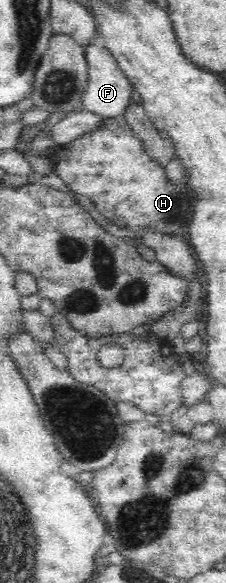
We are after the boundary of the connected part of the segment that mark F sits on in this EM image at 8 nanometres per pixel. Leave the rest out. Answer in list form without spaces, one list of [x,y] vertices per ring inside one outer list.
[[[90,42],[85,46],[88,64],[88,83],[82,94],[82,109],[98,114],[103,118],[113,118],[124,115],[127,105],[132,101],[133,86],[124,72],[118,67],[116,58],[106,47],[98,47]]]

